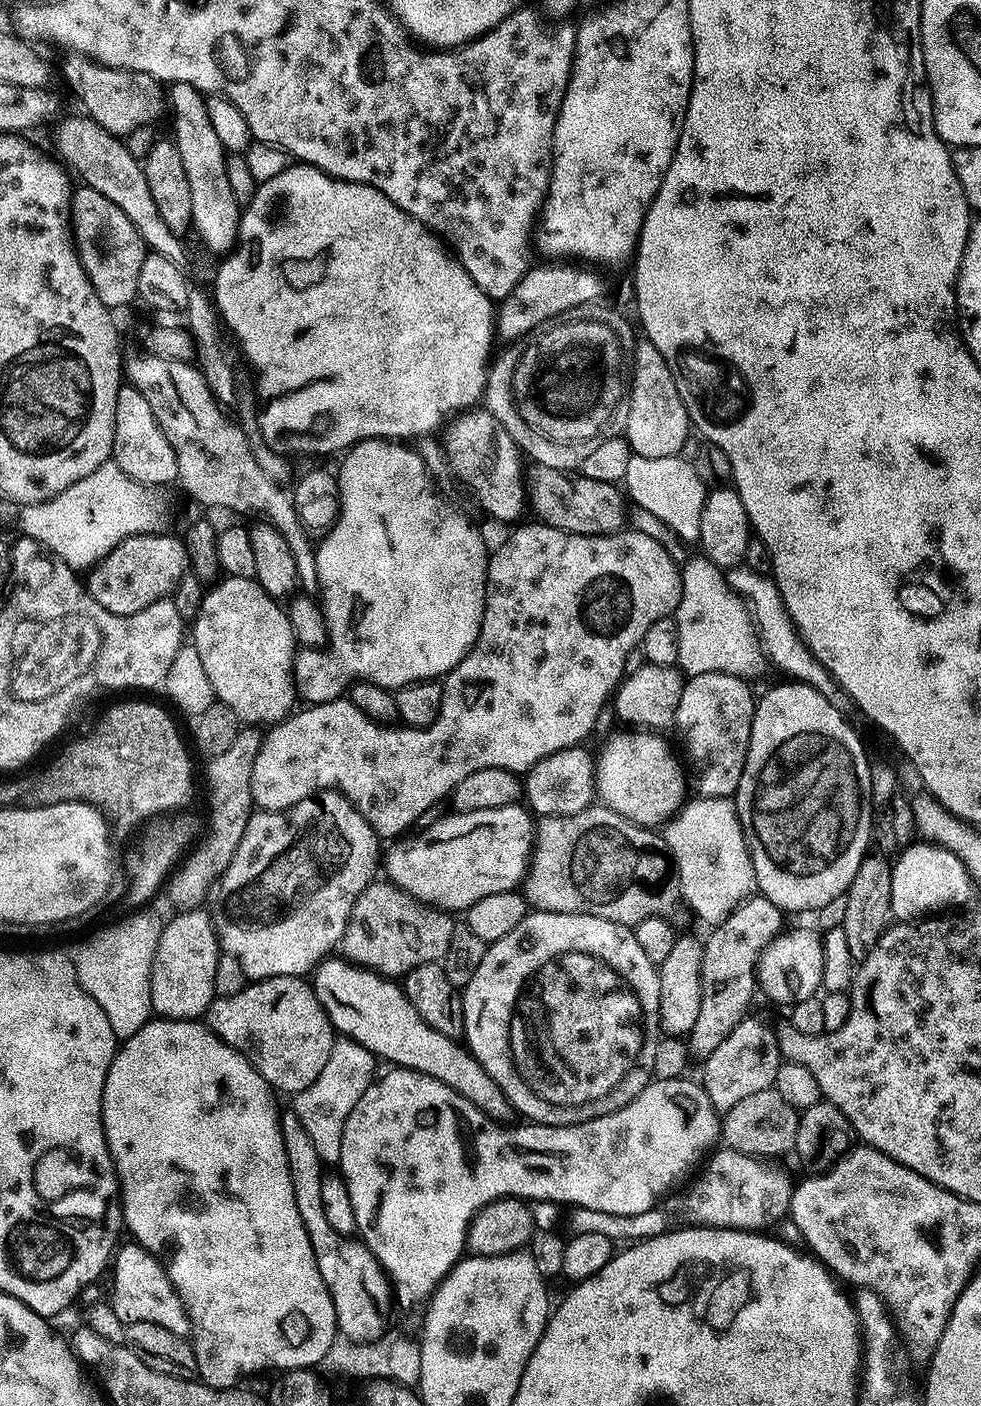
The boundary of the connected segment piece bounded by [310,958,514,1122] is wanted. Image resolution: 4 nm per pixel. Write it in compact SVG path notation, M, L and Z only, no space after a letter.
M325 958L316 965L310 983L333 1029L341 1037L360 1044L381 1061L389 1060L389 1065L421 1072L450 1086L450 1090L462 1094L479 1112L497 1122L503 1121L503 1116L513 1115L508 1099L467 1047L459 1039L438 1034L434 1026L421 1018L395 979L385 978L347 958L332 959Z

